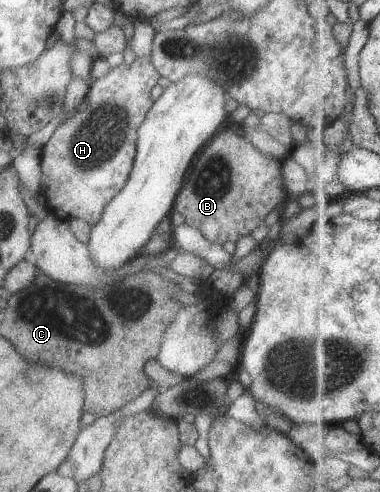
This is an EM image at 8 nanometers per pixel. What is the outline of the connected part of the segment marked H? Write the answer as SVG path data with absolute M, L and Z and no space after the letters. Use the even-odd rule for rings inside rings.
M150 56L135 57L127 66L123 62L111 67L107 74L89 82L86 106L67 117L40 150L40 194L45 197L45 208L57 219L80 219L93 227L101 217L111 198L123 189L131 173L136 148L136 133L152 106L150 91L160 75L151 63Z

